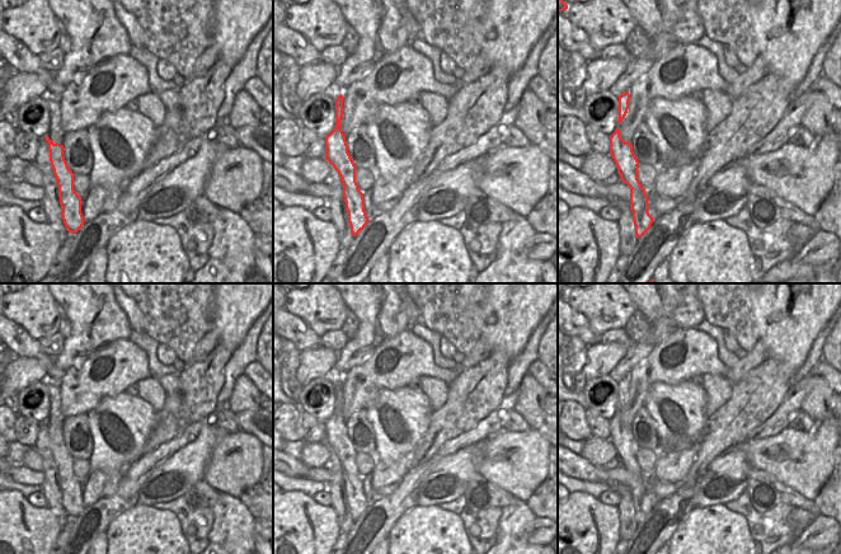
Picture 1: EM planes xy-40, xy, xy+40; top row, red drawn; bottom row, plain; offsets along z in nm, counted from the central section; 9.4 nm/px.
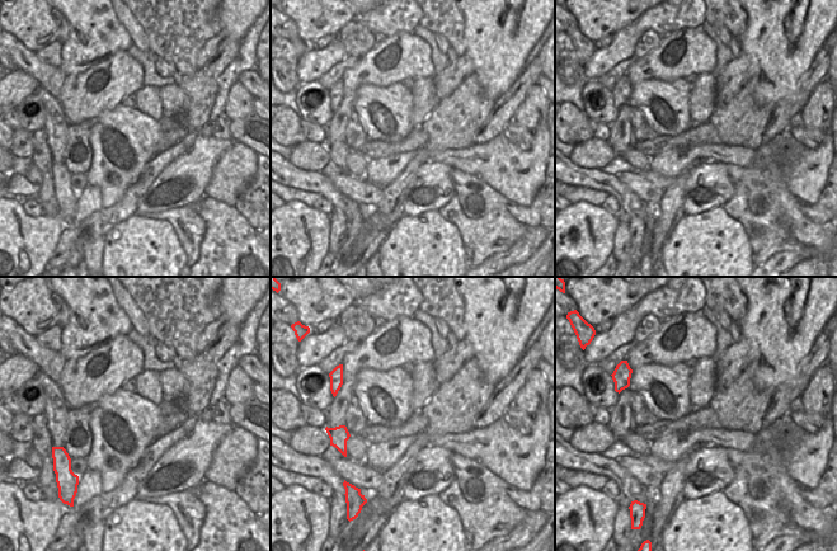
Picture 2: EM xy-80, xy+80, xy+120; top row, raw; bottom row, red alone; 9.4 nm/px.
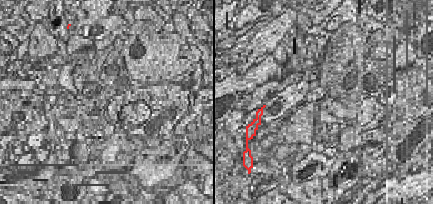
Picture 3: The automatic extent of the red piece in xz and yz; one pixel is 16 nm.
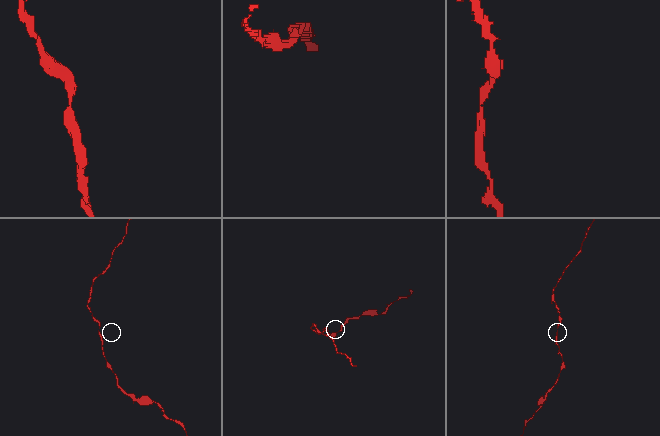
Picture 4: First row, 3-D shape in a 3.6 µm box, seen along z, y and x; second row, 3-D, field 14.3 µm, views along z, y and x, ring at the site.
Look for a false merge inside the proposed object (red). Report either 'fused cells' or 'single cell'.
single cell

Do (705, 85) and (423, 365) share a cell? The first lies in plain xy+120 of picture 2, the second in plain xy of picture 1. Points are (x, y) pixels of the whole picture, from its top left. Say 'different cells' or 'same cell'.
different cells

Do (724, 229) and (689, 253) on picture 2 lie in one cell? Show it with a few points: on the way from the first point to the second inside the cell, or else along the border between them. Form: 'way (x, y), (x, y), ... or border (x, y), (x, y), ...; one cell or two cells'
way (715, 232), (697, 250); one cell

